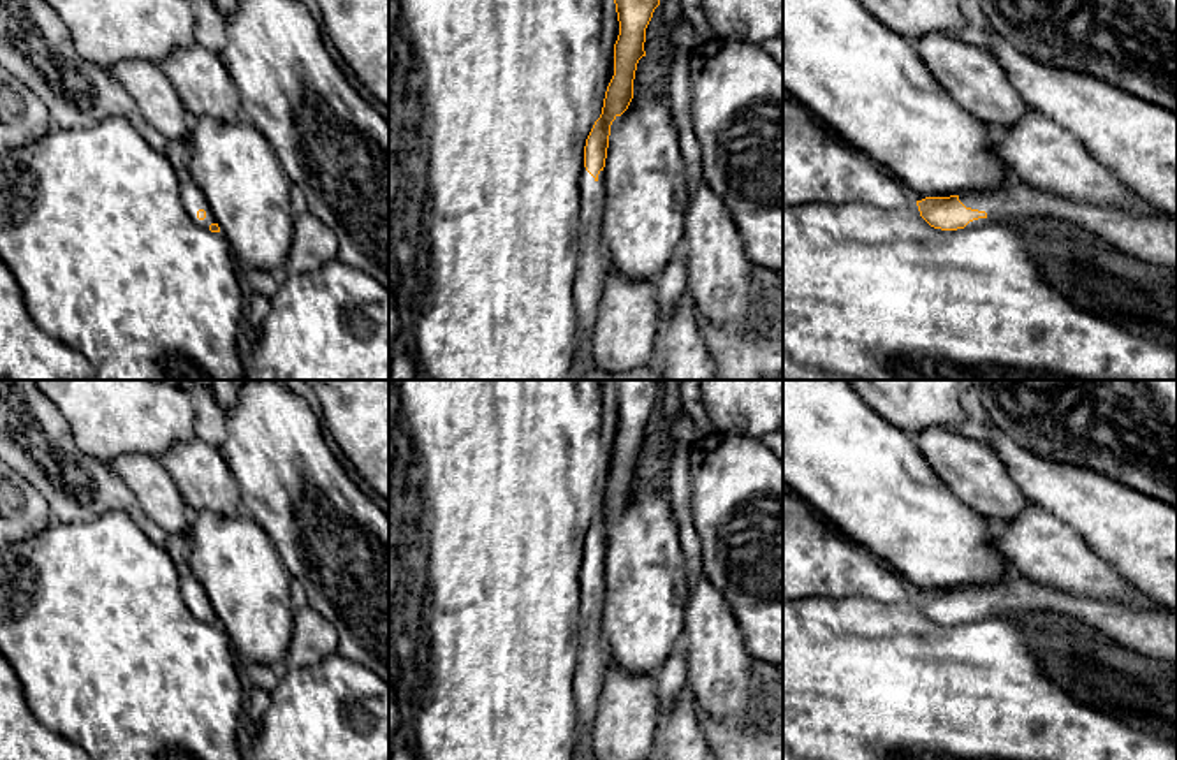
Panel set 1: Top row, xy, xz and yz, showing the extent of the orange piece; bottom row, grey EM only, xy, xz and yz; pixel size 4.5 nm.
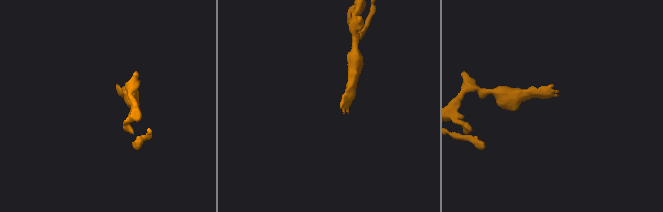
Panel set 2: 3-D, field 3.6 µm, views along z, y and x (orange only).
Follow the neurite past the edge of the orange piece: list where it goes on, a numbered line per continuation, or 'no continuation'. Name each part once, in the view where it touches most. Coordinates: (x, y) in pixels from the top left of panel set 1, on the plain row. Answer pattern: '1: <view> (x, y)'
1: yz (1153, 634)

